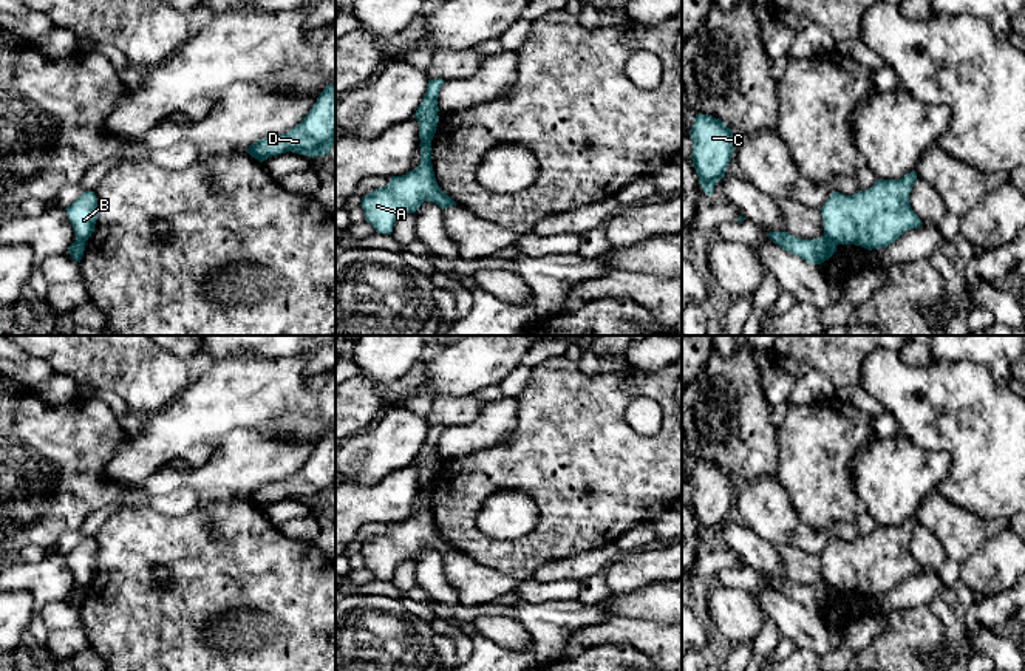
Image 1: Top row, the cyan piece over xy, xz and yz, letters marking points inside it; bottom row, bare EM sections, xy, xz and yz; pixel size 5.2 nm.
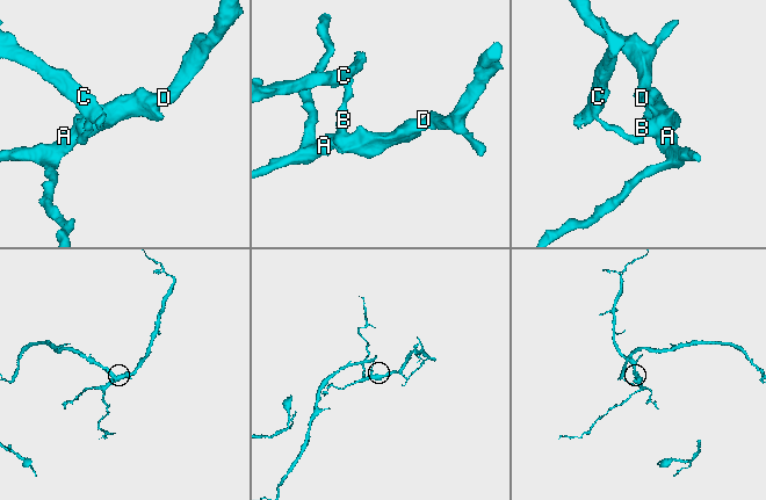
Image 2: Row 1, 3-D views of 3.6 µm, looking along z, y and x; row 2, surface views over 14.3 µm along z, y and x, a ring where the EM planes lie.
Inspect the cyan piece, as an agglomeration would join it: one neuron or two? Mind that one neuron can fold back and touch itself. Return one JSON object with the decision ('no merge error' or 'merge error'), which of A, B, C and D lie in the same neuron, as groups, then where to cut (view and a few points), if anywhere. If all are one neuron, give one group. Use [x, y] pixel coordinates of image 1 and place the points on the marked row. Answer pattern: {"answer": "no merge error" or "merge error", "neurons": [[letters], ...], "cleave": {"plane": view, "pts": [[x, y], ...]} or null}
{"answer": "merge error", "neurons": [["A", "B", "D"], ["C"]], "cleave": {"plane": "yz", "pts": [[824, 235], [837, 245]]}}

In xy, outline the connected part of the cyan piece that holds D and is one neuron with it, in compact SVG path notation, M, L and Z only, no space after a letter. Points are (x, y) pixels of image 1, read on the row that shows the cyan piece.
M335 82L325 87L303 121L288 133L267 136L249 145L252 158L263 162L286 152L305 156L328 155L335 142Z

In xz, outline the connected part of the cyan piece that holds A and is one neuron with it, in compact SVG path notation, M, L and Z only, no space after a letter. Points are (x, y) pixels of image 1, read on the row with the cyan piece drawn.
M431 139L421 142L419 147L422 153L414 170L402 176L391 176L385 187L362 196L360 207L365 212L365 221L377 233L391 235L396 220L402 215L414 213L424 201L436 203L442 209L456 206L436 182L431 165Z

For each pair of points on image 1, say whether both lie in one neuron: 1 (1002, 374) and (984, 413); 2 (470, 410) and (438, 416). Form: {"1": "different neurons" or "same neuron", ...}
{"1": "different neurons", "2": "same neuron"}

